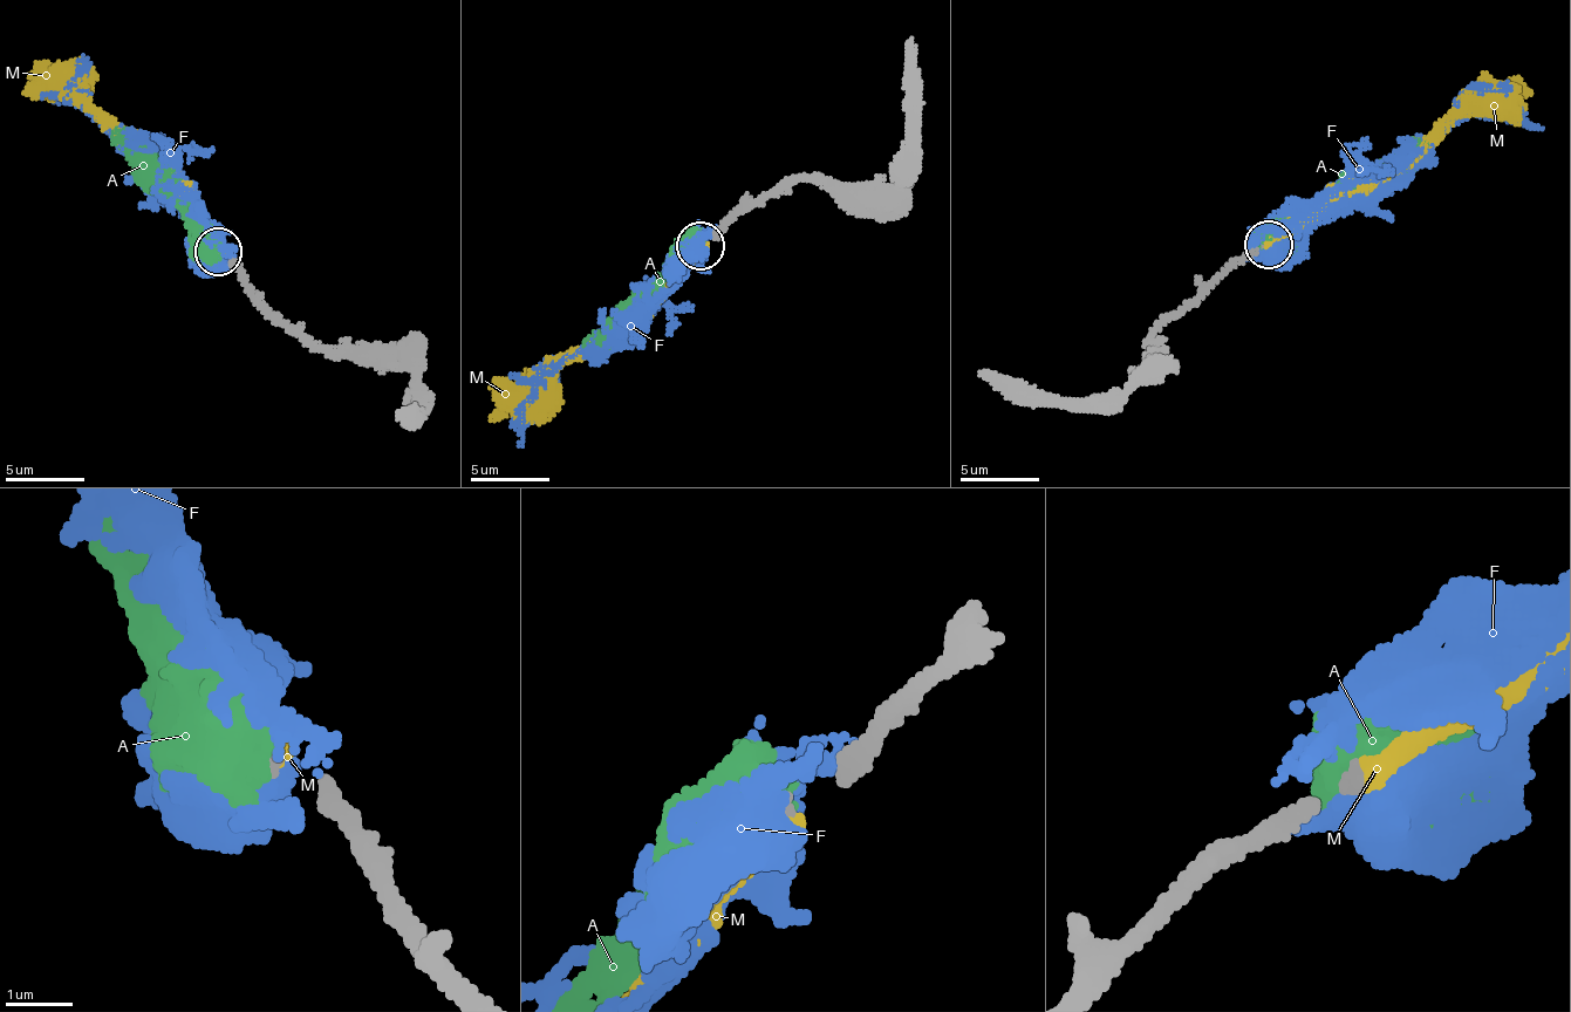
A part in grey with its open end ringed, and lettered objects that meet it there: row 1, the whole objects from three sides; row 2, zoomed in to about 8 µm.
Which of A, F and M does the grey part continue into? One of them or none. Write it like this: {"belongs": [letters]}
{"belongs": ["M"]}

